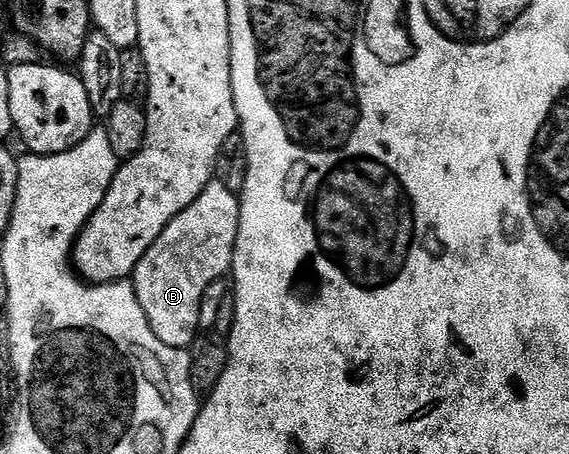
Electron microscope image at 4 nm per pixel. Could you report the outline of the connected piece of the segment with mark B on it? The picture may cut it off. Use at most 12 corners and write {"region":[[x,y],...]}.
{"region":[[212,181],[135,266],[165,345],[190,348],[231,271],[240,196]]}

